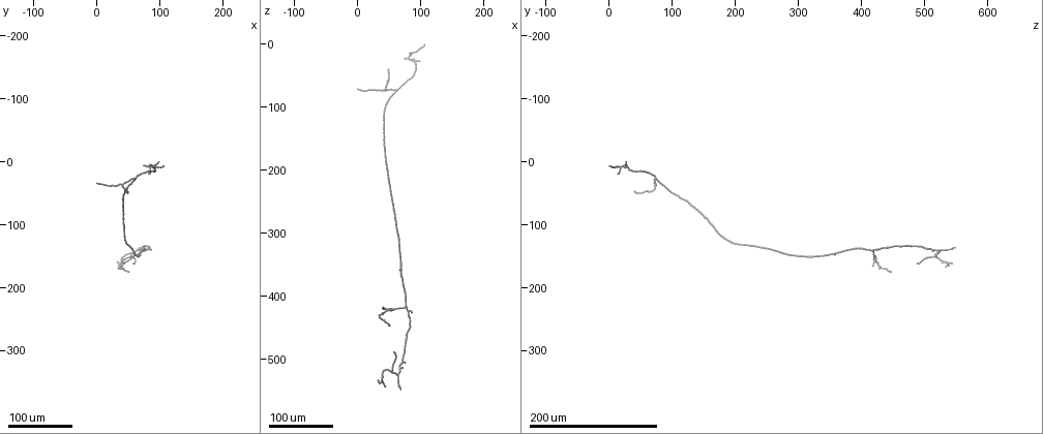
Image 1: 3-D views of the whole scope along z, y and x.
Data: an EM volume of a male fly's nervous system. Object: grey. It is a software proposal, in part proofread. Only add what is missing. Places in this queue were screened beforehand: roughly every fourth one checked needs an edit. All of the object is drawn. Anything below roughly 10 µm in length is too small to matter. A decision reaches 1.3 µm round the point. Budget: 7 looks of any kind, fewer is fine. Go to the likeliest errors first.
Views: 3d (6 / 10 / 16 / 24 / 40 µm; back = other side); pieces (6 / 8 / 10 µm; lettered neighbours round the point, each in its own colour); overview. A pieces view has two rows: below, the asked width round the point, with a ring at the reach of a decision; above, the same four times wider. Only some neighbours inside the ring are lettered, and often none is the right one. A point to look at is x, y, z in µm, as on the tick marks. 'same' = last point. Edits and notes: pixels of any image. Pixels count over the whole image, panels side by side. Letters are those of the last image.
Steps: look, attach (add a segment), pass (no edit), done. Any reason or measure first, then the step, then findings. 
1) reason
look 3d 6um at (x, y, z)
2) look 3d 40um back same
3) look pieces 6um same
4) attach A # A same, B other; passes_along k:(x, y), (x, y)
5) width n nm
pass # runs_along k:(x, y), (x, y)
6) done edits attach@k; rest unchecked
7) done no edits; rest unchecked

branch stops here
look 3d 24um at (50, 45, 55)

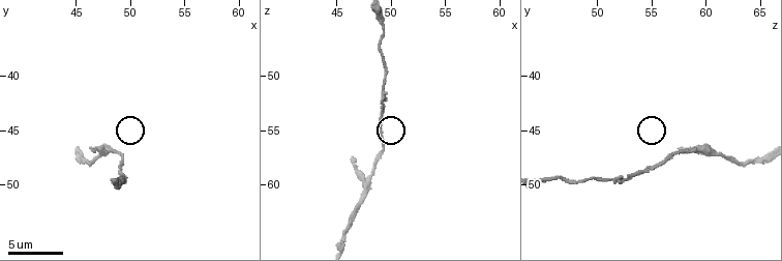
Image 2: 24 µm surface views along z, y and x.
look pieces 6um at (46.6, 46.8, 57.6)

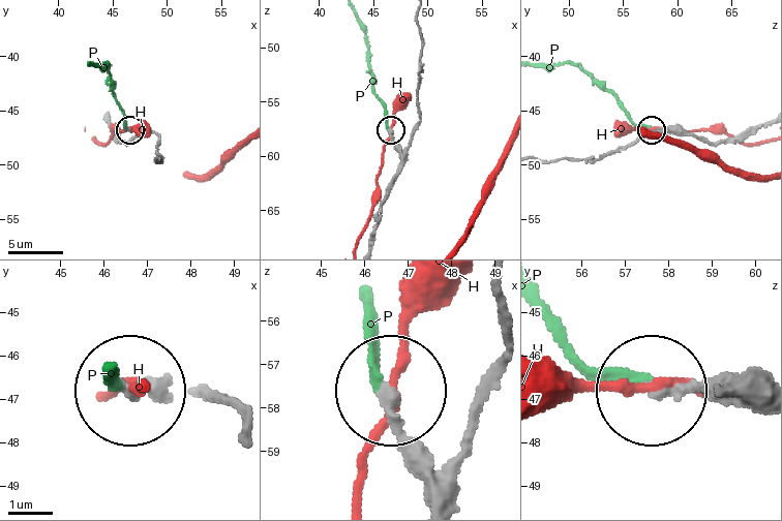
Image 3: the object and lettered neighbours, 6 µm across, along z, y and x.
attach P # H other, P same; passes_along 3:(764, 403), (668, 393), (590, 366), (545, 304); the cell continues

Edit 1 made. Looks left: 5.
look overview

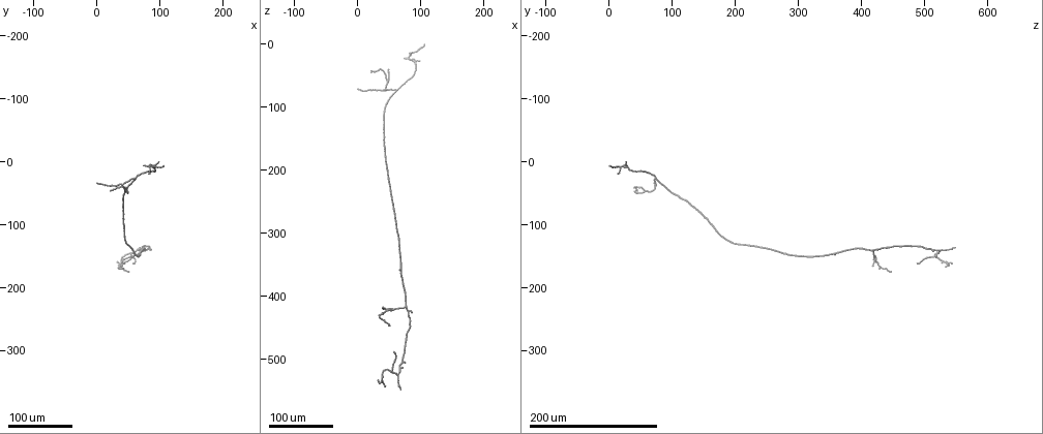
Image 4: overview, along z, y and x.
thin end
look 3d 24um at (95, 0, 25)

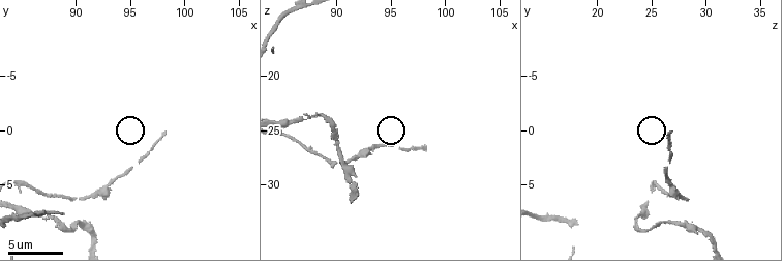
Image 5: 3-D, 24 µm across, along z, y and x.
look pieces 8um at (98.0, 0.4, 26.8)

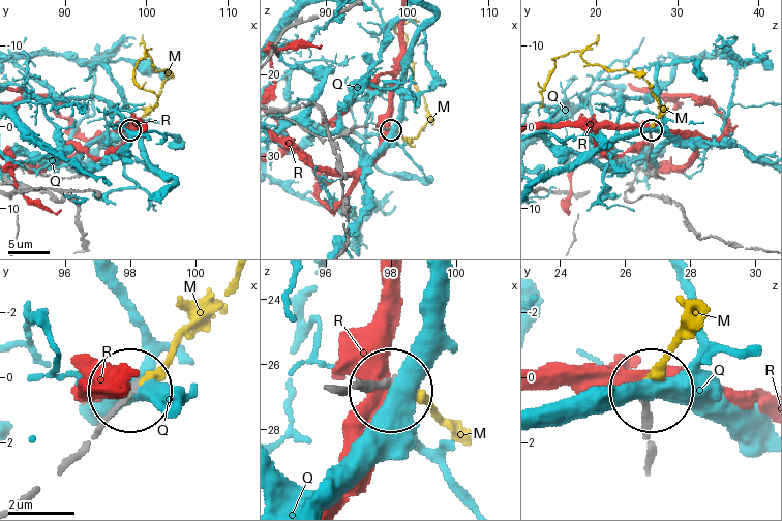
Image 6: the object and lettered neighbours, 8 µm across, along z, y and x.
attach M # M same, Q other, R other; passes_along 6:(338, 389), (399, 380), (454, 422); the cell continues

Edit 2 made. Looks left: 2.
done edits attach@3, attach@6; rest unchecked

